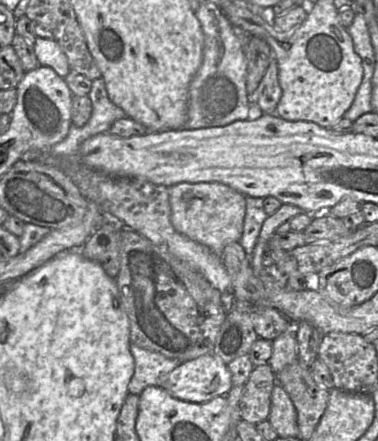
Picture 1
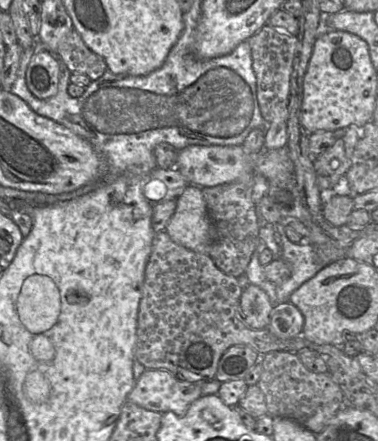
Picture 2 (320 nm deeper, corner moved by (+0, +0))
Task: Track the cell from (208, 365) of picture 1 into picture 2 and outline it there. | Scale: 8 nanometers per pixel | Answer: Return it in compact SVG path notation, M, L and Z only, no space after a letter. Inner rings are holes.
M163 369L145 370L127 400L153 412L183 415L201 397L204 381L183 381Z

